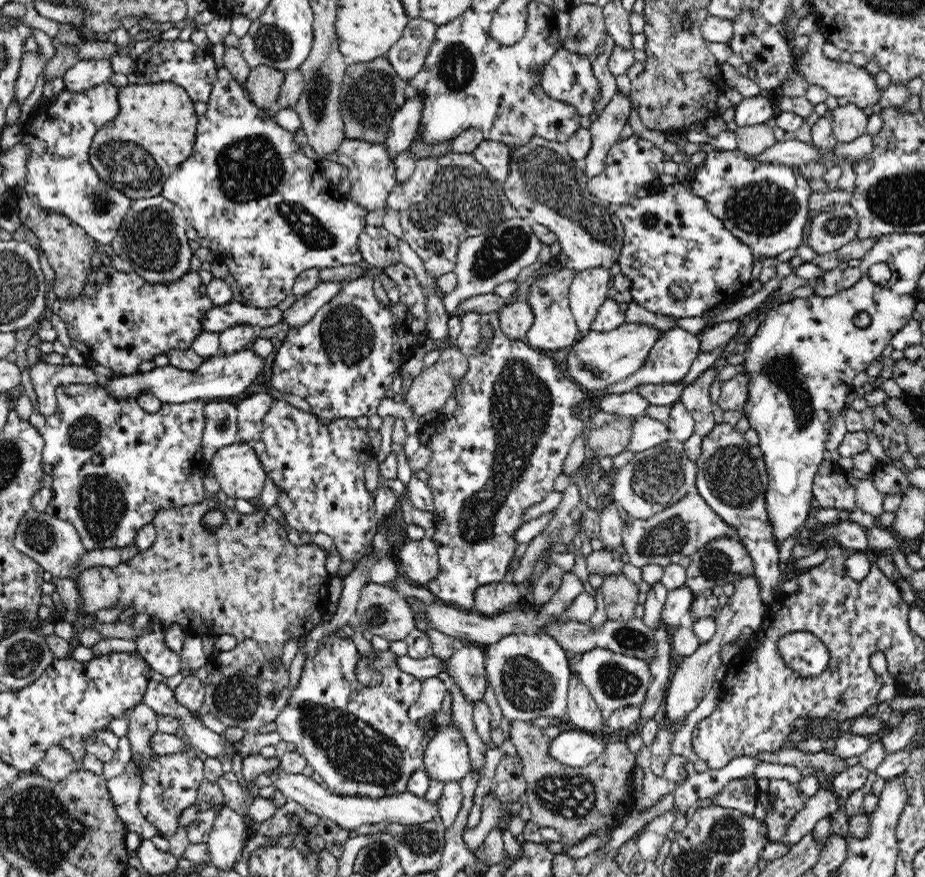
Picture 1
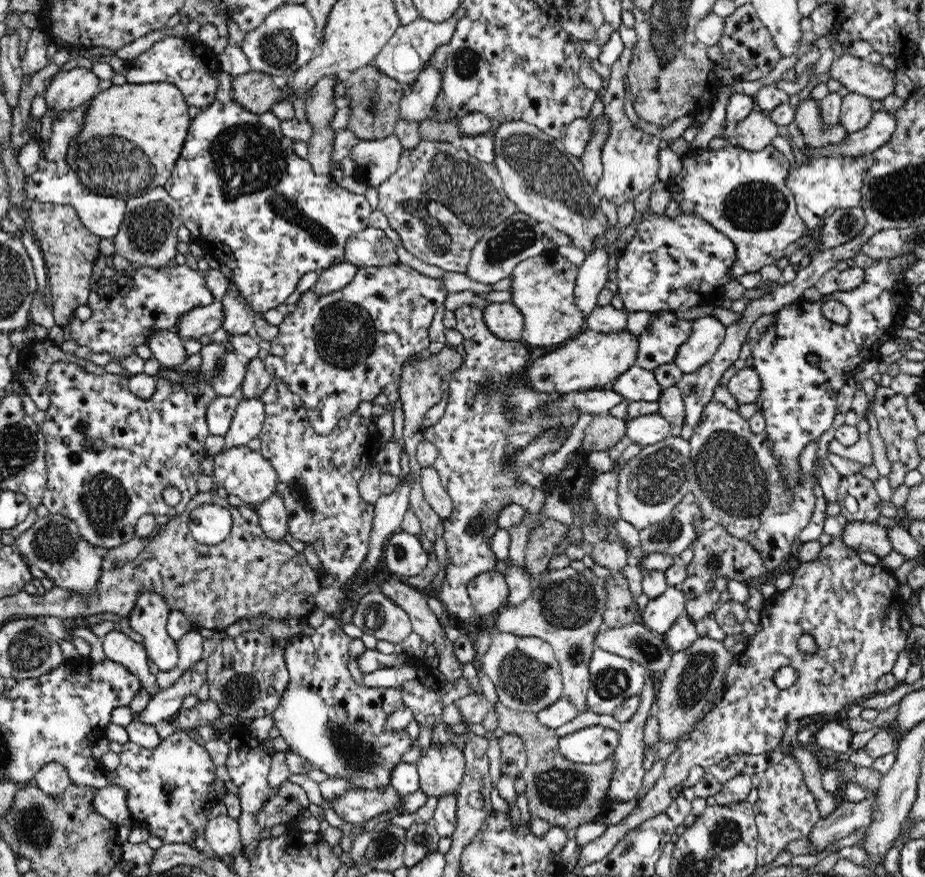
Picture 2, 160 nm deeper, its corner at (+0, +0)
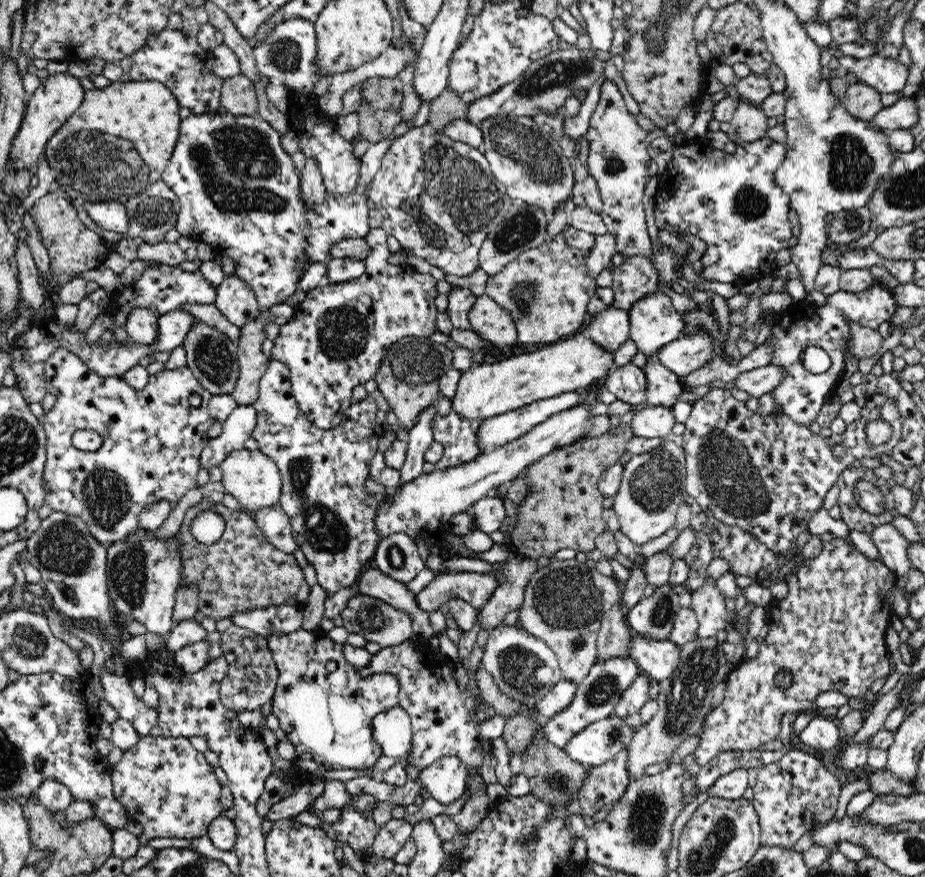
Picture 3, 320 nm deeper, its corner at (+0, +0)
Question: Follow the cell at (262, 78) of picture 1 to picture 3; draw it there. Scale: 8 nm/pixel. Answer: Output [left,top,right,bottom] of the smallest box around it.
[219,72,259,116]

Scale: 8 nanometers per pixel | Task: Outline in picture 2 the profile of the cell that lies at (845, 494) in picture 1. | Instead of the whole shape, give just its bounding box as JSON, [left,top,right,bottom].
[837,472,883,524]

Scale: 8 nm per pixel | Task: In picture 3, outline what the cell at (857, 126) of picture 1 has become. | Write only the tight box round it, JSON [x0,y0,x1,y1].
[842,80,884,122]

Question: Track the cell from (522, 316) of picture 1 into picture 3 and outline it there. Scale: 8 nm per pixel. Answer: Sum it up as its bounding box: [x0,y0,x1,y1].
[469,295,517,349]

